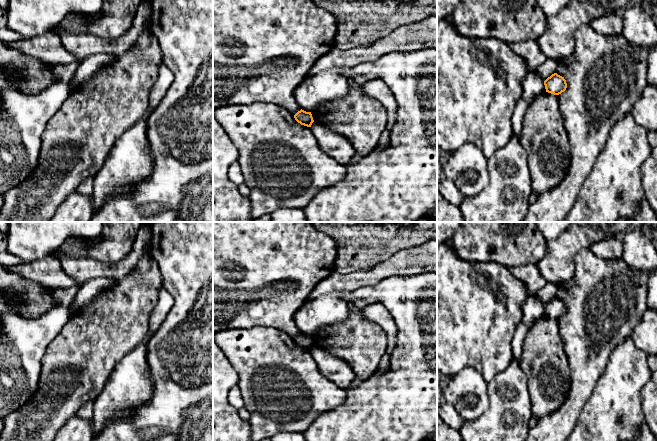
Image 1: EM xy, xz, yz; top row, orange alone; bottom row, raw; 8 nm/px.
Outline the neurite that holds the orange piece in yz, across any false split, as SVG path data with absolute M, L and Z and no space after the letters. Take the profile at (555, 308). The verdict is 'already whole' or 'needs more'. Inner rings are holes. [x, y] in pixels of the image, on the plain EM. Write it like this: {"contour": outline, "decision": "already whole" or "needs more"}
{"contour": "M557 297L552 298L544 305L546 316L559 319L564 316L567 312L567 307L564 301Z", "decision": "already whole"}

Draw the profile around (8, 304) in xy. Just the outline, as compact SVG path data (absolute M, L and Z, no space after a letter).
M0 292L0 317L4 313L14 313L19 315L19 309L24 304L24 301L24 296L16 296L15 294L5 296Z

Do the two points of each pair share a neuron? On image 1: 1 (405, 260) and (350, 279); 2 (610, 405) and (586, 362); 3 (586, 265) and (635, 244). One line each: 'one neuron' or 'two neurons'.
1: one neuron
2: two neurons
3: two neurons

